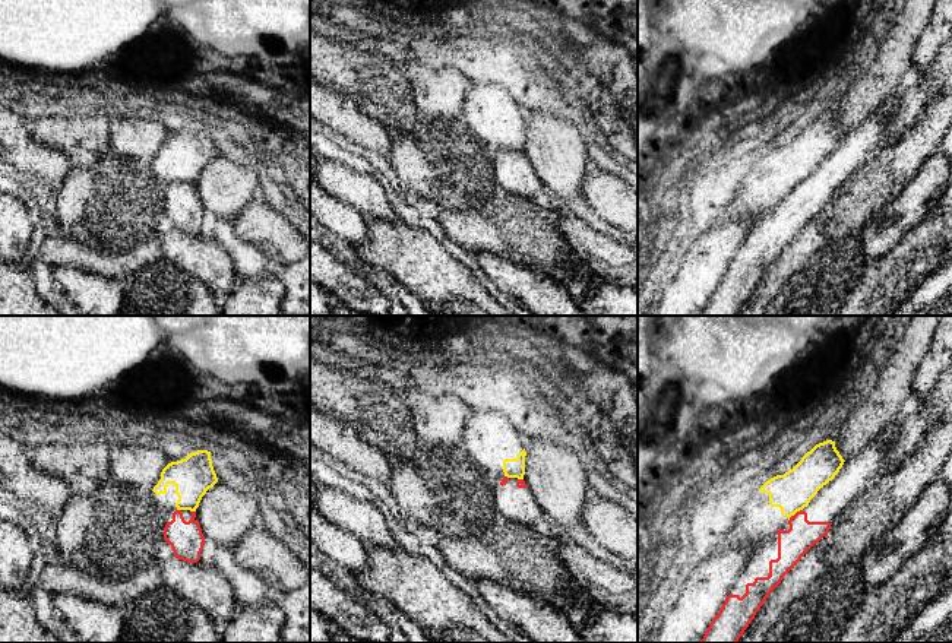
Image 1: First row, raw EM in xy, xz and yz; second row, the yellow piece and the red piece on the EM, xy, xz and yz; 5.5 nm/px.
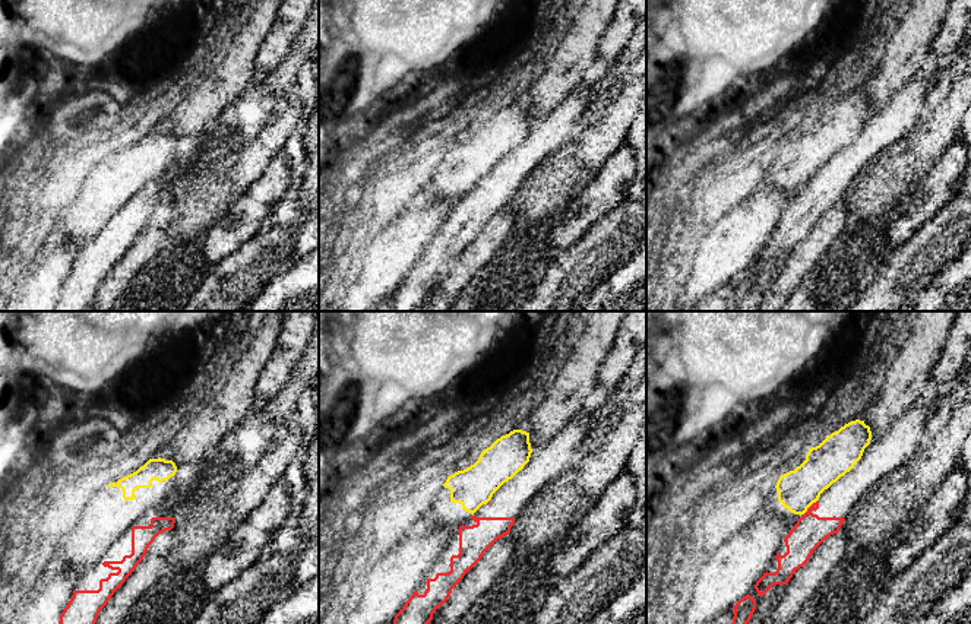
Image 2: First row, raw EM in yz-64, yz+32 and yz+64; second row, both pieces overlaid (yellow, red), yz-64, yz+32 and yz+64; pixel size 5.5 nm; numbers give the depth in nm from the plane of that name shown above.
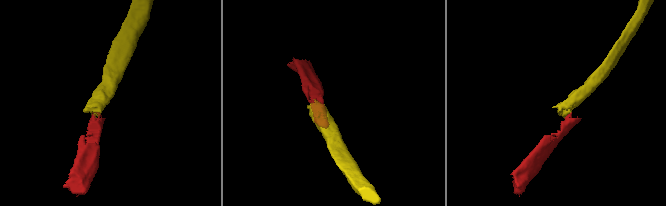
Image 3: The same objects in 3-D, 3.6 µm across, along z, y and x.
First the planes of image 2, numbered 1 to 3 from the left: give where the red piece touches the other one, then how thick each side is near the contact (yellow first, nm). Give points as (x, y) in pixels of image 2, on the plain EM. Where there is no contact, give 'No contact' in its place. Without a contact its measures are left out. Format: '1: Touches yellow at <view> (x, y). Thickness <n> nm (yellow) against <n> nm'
1: No contact
2: Touches yellow at yz+32 (487, 174). Thickness 220 nm (yellow) against 20 nm
3: Touches yellow at yz+64 (809, 179). Thickness 220 nm (yellow) against 180 nm

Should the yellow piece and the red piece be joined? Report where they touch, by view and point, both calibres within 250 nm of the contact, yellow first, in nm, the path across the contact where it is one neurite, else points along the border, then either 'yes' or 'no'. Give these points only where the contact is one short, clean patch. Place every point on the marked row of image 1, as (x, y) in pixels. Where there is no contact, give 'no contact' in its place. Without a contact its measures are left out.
yz (793, 515) | 220/170 nm | along yz (800, 509), (788, 520) | no

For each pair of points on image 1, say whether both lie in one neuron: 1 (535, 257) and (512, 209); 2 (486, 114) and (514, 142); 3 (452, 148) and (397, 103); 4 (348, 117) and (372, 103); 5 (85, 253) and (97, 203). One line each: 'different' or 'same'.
1: same
2: same
3: different
4: different
5: different

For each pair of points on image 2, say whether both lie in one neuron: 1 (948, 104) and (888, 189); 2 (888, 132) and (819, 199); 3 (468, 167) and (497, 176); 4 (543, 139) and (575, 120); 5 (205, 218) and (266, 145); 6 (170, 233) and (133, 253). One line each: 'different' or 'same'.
1: same
2: same
3: different
4: same
5: same
6: different

